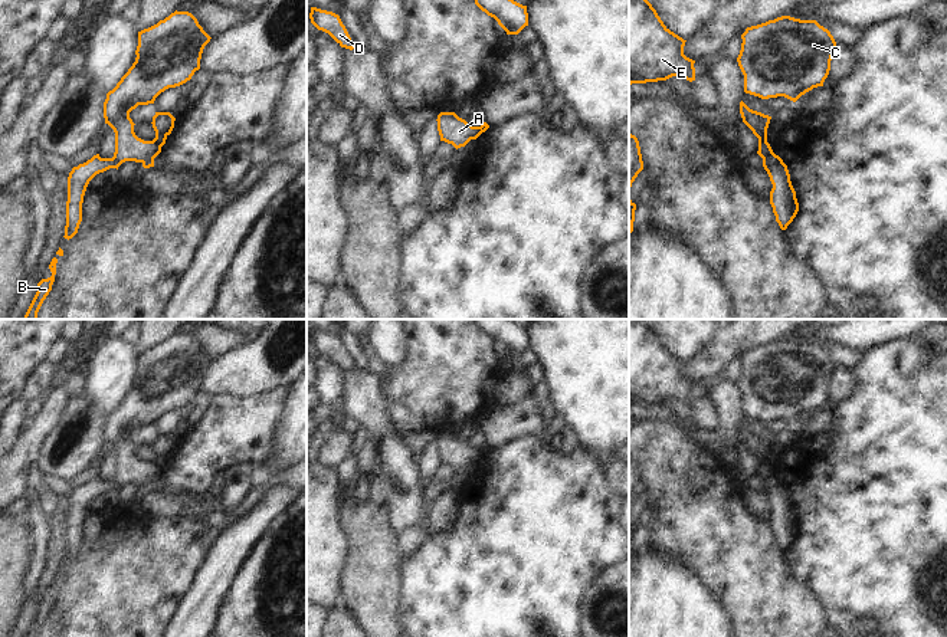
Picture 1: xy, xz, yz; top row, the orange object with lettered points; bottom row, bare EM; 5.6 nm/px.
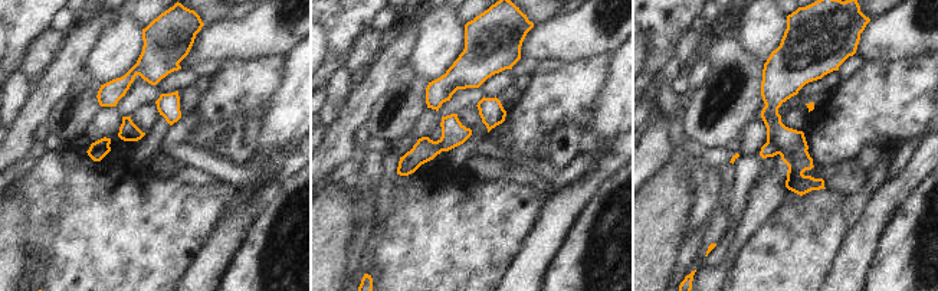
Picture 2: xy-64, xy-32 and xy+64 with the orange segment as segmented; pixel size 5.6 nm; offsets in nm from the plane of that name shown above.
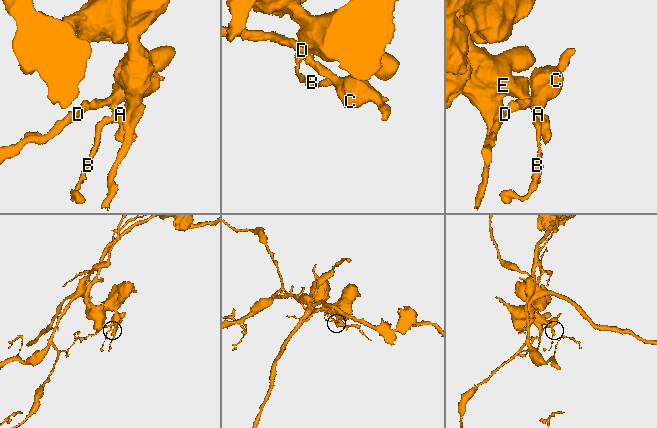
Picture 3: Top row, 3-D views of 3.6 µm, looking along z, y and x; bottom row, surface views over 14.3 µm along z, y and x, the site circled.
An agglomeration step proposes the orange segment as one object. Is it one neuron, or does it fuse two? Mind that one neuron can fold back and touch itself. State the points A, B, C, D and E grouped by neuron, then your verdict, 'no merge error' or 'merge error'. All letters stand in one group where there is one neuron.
A B C D / E | merge error

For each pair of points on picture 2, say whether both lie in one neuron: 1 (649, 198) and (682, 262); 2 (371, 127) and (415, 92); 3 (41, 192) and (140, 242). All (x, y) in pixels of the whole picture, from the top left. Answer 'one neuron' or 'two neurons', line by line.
1: two neurons
2: one neuron
3: one neuron

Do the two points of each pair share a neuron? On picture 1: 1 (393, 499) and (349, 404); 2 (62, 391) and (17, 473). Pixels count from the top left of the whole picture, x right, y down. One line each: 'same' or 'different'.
1: same
2: same

